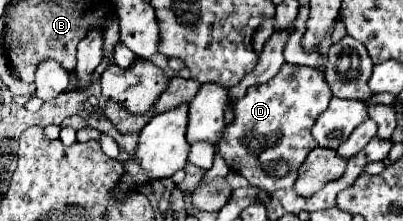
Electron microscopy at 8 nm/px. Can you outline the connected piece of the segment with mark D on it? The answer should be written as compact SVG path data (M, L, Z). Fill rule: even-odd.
M285 63L271 81L249 87L245 97L233 105L233 123L225 125L215 153L223 157L231 171L243 175L255 187L269 193L289 189L297 179L297 167L305 161L307 153L317 147L311 129L331 97L321 73L311 67ZM283 73L289 77L281 77Z

